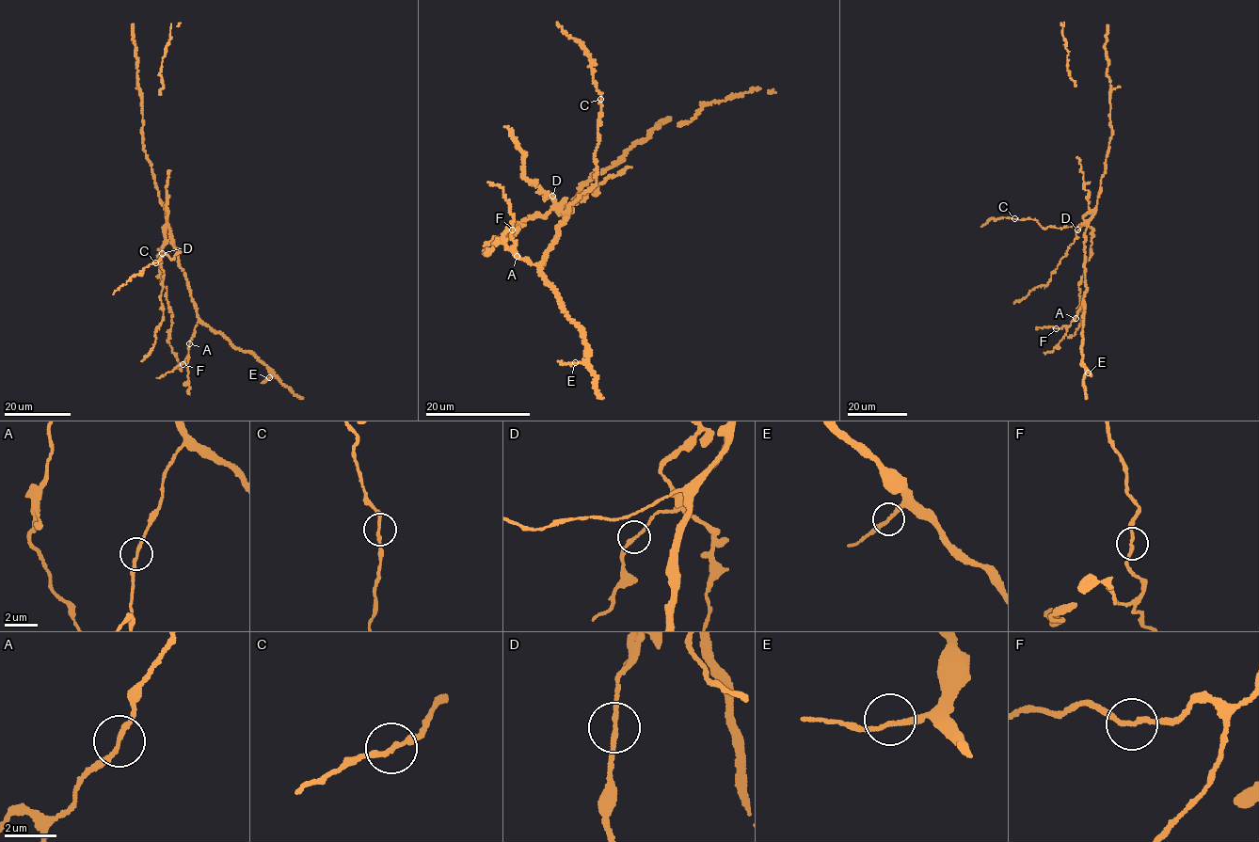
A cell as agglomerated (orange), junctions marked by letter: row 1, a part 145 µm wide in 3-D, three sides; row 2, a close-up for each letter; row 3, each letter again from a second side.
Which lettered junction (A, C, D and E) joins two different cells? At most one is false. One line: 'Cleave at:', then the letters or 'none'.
Cleave at: none

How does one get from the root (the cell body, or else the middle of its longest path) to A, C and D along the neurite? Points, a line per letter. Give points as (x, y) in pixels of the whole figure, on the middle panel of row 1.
A: (568, 207), (570, 212), (556, 227), (558, 235), (546, 250), (539, 266), (516, 256)
C: (568, 207), (570, 212), (564, 218), (569, 206), (596, 183), (595, 154), (598, 144), (600, 99)
D: (568, 207), (570, 212), (560, 215), (552, 196)

